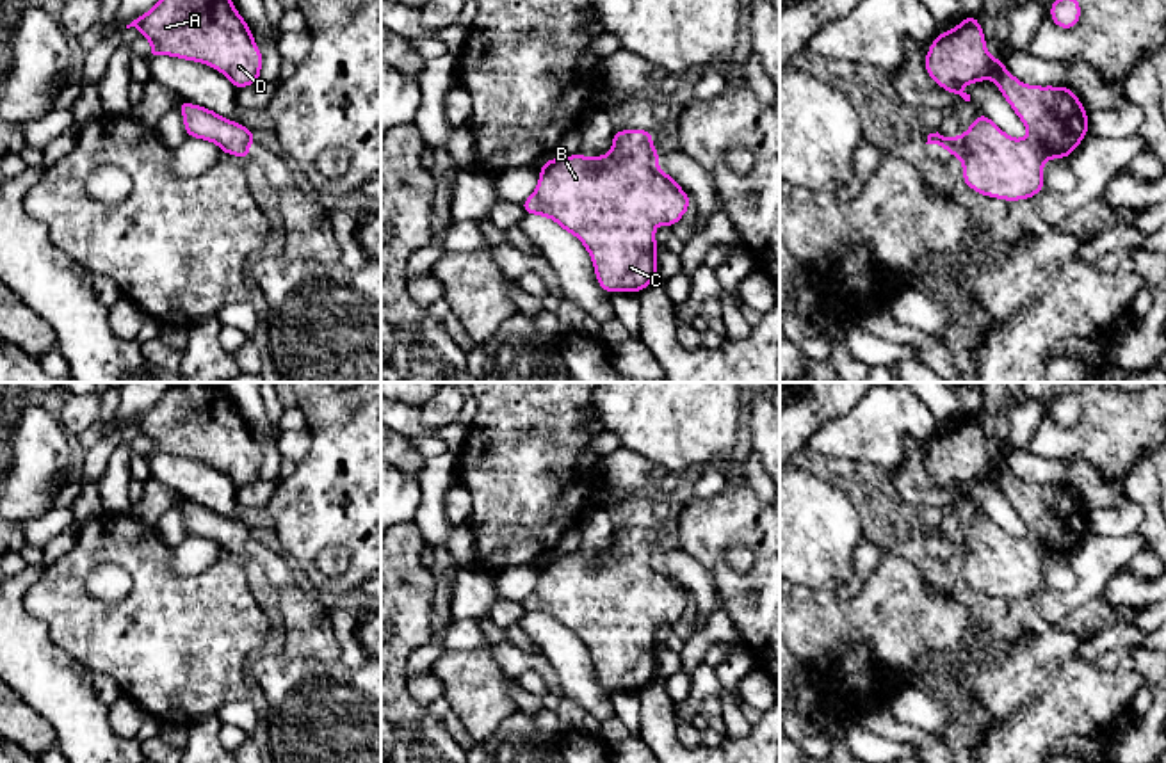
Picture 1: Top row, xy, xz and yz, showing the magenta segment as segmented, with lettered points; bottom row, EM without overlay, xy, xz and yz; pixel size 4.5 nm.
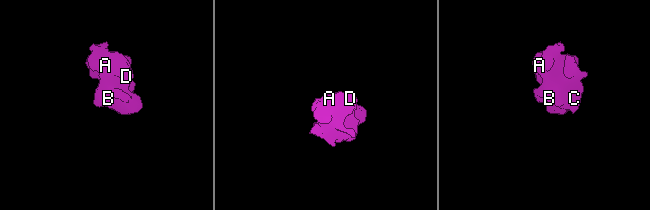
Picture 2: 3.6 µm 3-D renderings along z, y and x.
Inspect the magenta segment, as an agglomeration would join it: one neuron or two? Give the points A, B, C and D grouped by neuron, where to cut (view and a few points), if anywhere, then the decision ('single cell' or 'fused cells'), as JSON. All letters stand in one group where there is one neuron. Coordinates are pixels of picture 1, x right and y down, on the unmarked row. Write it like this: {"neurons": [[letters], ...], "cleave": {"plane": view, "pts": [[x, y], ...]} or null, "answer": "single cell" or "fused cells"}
{"neurons": [["A", "B", "C", "D"]], "cleave": null, "answer": "single cell"}

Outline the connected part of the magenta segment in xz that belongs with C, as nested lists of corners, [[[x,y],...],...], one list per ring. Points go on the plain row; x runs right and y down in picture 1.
[[[614,528],[612,546],[603,555],[577,551],[541,562],[538,585],[522,606],[555,619],[580,639],[605,690],[637,692],[657,679],[655,626],[673,626],[691,603],[691,596],[659,566],[657,557],[652,528]]]

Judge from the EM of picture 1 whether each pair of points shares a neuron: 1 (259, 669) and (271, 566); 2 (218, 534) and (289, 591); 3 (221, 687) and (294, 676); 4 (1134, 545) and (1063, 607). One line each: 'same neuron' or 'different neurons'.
1: different neurons
2: same neuron
3: different neurons
4: same neuron

